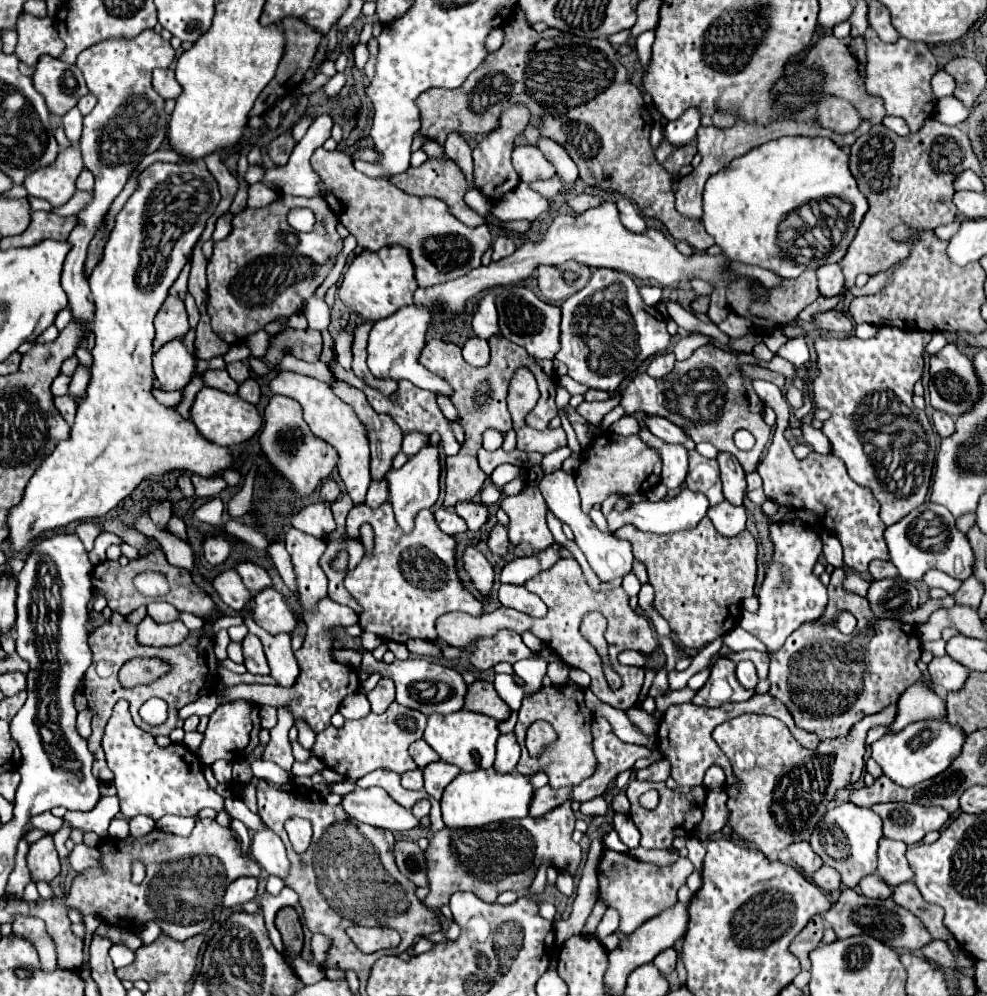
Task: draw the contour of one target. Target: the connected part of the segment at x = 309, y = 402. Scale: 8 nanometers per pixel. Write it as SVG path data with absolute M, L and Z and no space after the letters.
M278 372L270 380L270 390L272 390L272 394L284 394L284 396L290 396L290 398L294 398L302 404L304 420L308 422L310 430L316 436L330 442L338 450L338 456L340 456L338 472L340 472L340 478L346 484L346 490L352 498L352 502L354 504L364 504L364 496L366 496L366 490L370 486L370 472L368 472L370 450L368 450L366 428L356 418L352 406L342 402L326 382L320 382L316 378L296 374L296 372Z

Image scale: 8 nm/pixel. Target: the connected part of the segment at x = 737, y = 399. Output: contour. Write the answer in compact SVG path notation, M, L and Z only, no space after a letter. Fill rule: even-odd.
M706 344L706 346L700 346L688 360L676 362L674 370L664 380L654 380L648 374L636 374L630 380L630 384L624 388L620 406L624 408L626 414L642 412L648 416L664 416L670 422L684 428L686 434L696 444L710 442L718 450L734 454L746 472L754 472L764 446L772 438L772 430L762 420L762 414L760 414L762 404L754 402L752 406L746 396L746 392L750 390L750 380L742 378L738 370L740 364L744 362L762 364L774 372L780 372L782 376L796 376L796 366L780 356L774 356L770 362L758 362L752 358L752 354L726 352L712 344ZM738 428L746 428L754 434L756 446L750 452L742 452L734 446L732 434Z

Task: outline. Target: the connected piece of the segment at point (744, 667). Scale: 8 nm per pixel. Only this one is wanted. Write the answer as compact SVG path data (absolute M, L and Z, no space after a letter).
M742 660L736 664L736 678L742 684L742 688L752 690L758 684L758 676L756 676L756 668L750 660Z

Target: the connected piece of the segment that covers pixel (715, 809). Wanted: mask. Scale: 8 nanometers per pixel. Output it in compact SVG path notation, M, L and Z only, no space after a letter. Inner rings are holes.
M722 788L710 790L706 804L704 804L704 816L702 816L700 824L696 824L694 836L720 832L726 824L726 816L728 816L728 812L726 812L726 792Z

